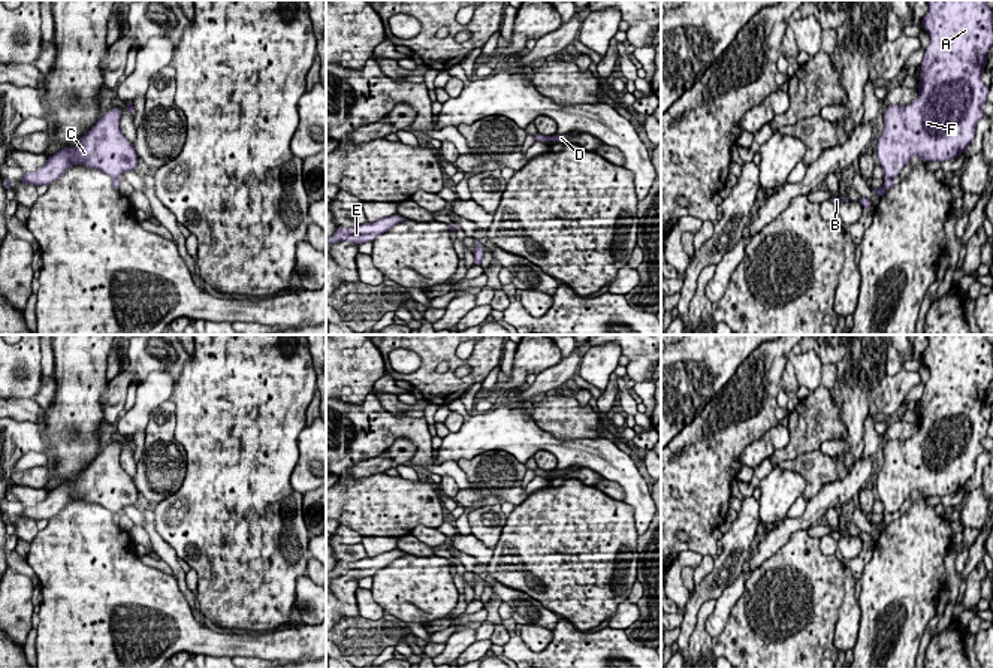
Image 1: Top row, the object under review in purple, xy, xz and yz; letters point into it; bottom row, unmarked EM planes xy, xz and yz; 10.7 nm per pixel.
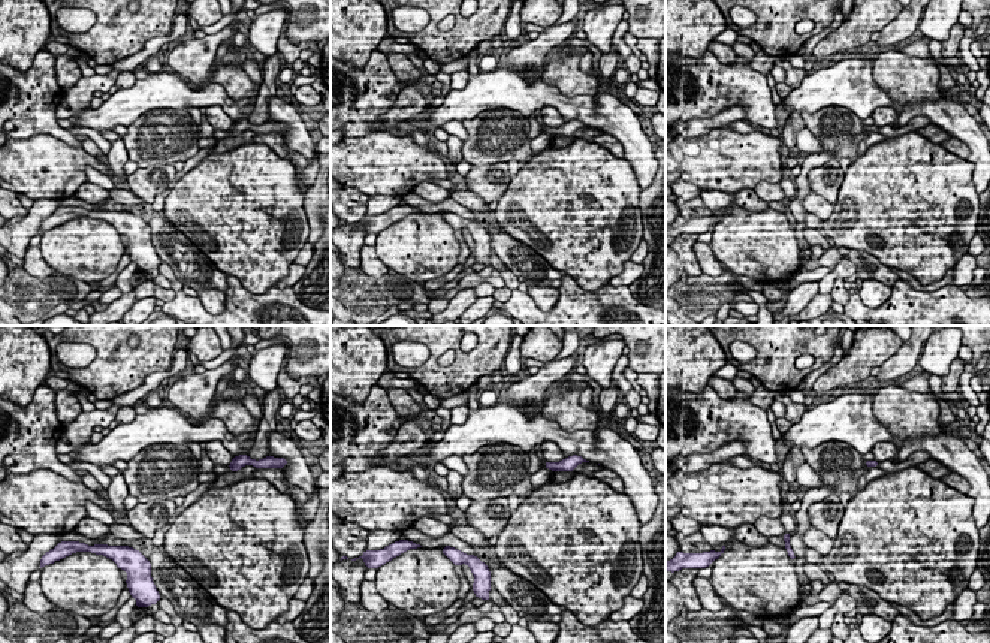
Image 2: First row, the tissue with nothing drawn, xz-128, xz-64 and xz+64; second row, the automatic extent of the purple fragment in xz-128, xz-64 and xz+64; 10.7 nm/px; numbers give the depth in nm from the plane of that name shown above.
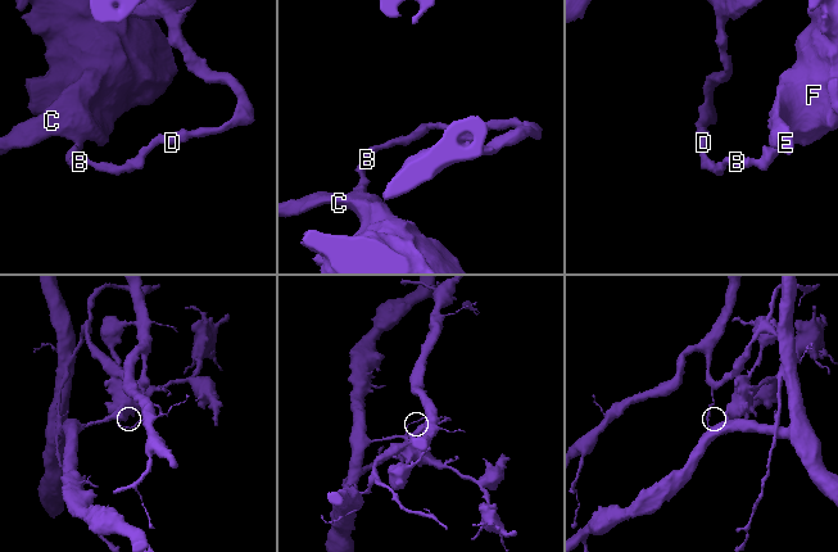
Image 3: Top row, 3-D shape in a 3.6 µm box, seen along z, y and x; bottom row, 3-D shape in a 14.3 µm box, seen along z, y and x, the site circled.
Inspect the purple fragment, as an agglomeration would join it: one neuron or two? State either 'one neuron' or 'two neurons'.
two neurons

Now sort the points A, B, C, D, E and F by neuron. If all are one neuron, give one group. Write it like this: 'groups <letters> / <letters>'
groups A C E F / B D

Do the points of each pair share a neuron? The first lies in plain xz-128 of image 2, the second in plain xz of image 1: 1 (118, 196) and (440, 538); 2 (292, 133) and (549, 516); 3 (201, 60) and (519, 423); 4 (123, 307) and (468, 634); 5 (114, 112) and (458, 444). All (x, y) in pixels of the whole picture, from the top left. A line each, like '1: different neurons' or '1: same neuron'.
1: different neurons
2: different neurons
3: different neurons
4: same neuron
5: same neuron

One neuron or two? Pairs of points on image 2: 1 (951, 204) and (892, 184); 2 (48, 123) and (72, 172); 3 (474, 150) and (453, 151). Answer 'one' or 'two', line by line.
1: one
2: two
3: two

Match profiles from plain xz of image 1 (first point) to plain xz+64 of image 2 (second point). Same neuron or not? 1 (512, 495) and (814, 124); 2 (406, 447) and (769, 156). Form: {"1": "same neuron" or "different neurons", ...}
{"1": "same neuron", "2": "different neurons"}

